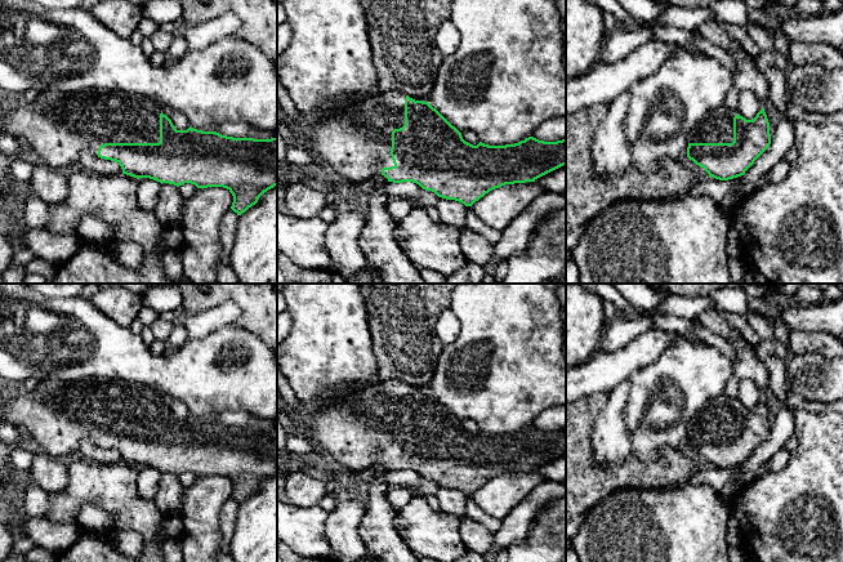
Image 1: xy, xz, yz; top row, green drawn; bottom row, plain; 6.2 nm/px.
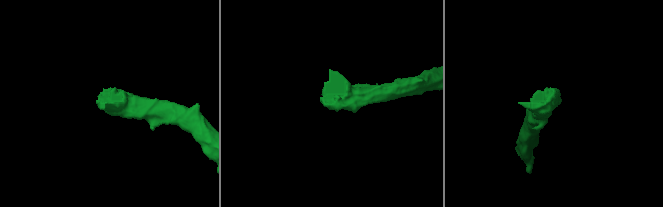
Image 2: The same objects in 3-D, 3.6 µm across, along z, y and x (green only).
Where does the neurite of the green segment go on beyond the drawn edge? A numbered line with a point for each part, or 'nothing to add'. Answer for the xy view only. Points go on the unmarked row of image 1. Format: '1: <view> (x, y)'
1: xy (58, 415)

